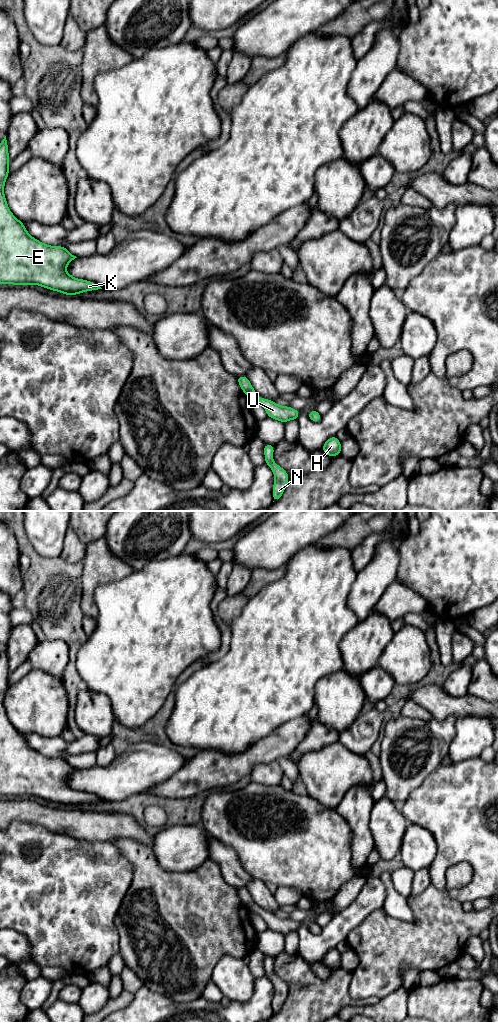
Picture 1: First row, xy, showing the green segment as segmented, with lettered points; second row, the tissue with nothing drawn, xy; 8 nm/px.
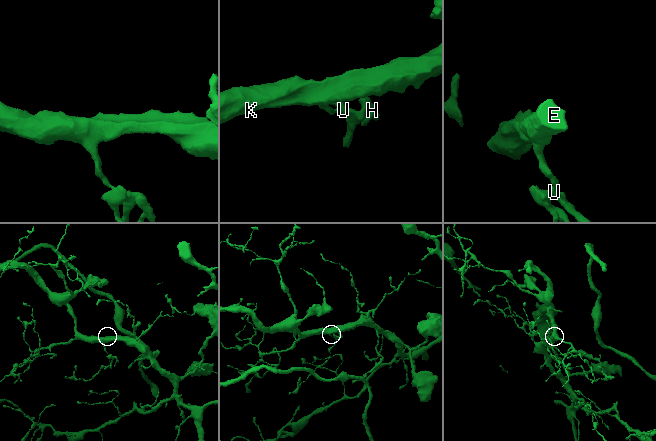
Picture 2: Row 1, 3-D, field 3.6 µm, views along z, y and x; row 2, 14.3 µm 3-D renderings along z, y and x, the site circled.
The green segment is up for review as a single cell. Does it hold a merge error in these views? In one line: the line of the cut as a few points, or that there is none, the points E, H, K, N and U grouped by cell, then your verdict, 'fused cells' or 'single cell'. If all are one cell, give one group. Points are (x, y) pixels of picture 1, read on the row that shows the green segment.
cut none; groups E H K N U; single cell

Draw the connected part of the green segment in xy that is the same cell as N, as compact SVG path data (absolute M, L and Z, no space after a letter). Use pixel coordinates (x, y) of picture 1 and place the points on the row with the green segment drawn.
M265 444L264 446L265 464L267 464L274 473L274 485L272 496L273 500L277 501L281 498L289 481L288 473L273 460L274 446Z

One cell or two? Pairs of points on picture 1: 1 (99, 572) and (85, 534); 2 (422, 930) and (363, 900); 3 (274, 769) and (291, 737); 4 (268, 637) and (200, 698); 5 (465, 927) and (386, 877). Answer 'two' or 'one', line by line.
1: two
2: two
3: two
4: one
5: two

